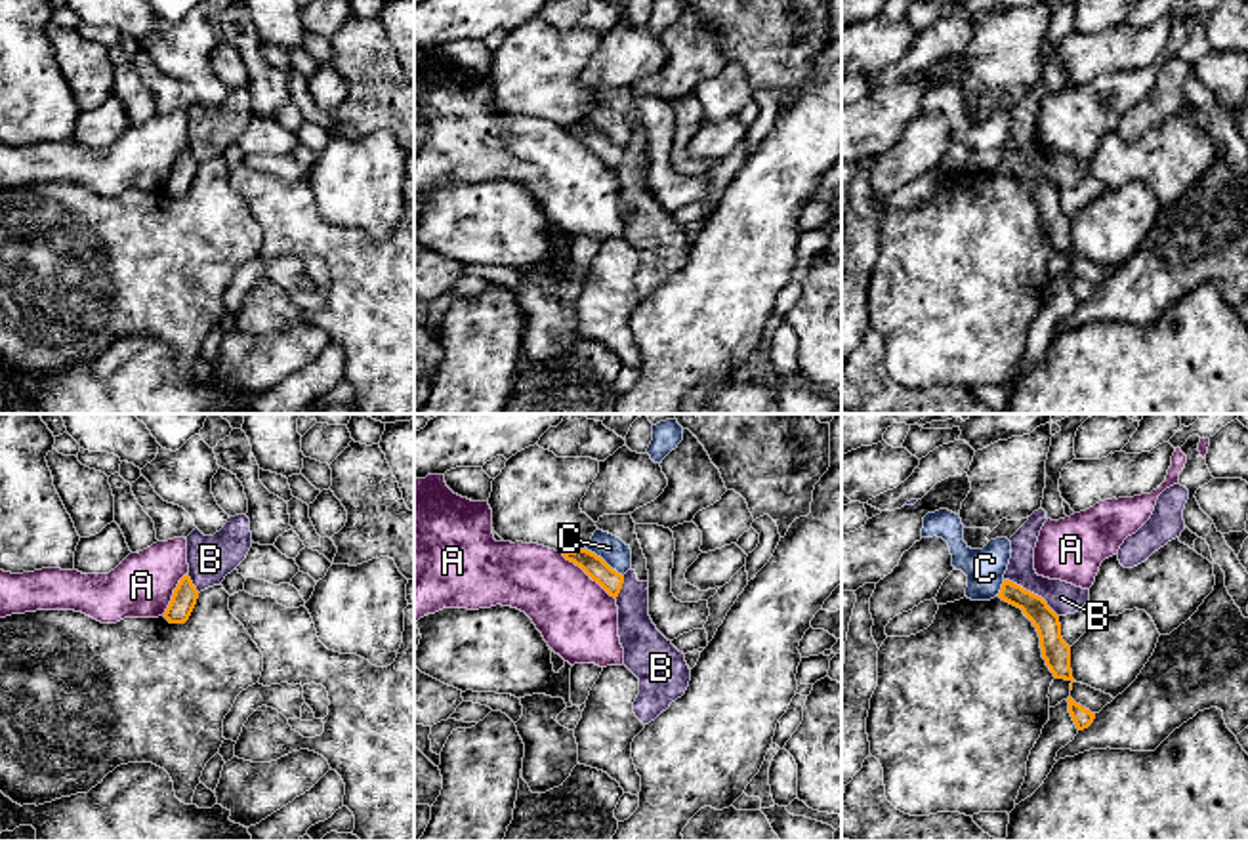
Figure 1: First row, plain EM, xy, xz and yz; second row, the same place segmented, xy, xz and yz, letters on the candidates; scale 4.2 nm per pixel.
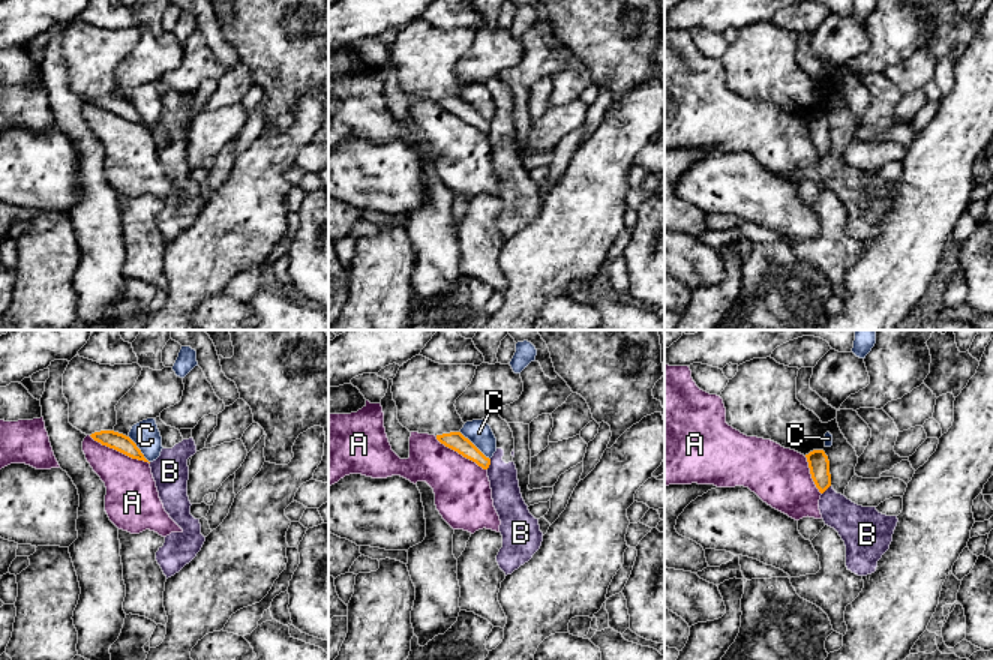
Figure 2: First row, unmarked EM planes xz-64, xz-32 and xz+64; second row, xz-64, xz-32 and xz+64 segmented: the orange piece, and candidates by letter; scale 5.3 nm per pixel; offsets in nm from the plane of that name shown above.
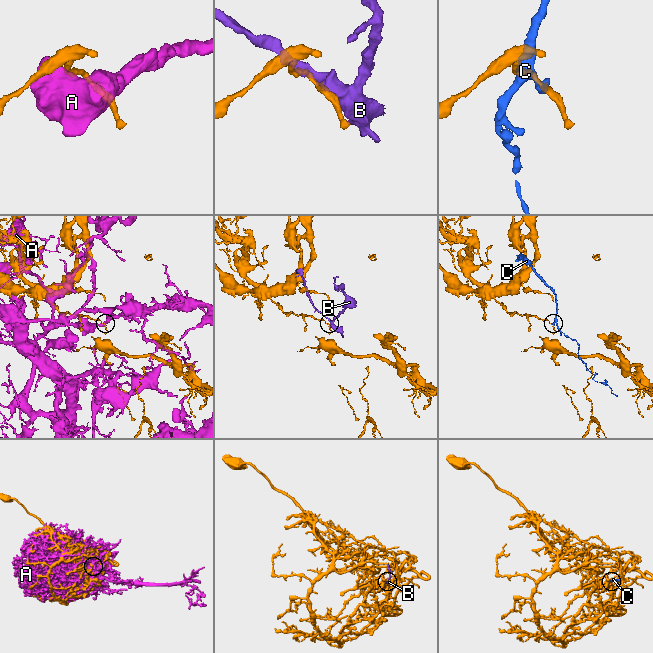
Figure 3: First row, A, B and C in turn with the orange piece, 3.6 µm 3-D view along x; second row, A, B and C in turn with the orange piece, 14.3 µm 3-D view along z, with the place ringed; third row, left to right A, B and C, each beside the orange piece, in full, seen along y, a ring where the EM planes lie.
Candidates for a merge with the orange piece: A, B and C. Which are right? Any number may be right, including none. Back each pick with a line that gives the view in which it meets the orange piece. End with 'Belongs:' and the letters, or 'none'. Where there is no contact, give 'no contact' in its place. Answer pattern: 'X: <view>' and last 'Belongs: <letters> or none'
Belongs: none

